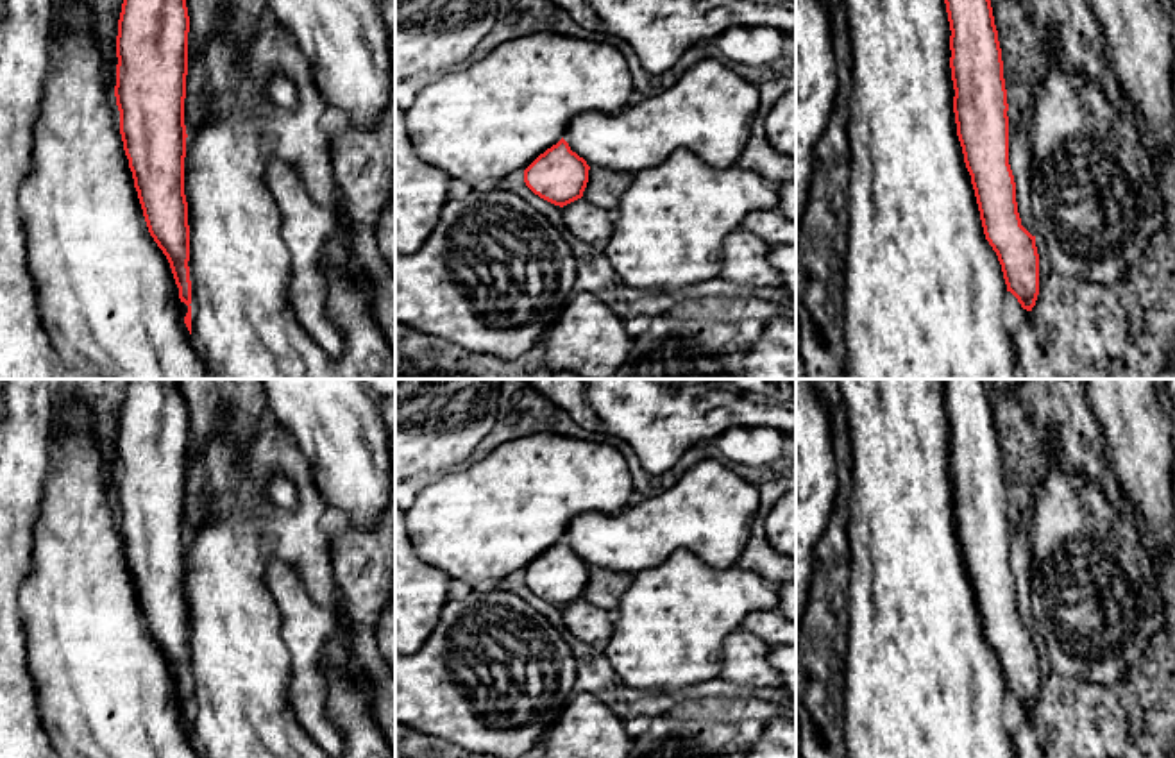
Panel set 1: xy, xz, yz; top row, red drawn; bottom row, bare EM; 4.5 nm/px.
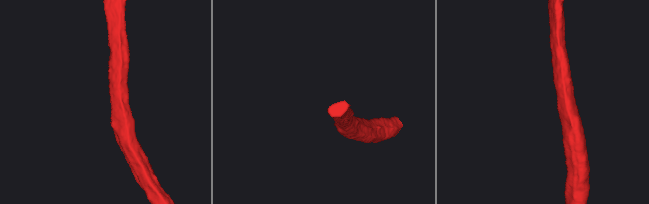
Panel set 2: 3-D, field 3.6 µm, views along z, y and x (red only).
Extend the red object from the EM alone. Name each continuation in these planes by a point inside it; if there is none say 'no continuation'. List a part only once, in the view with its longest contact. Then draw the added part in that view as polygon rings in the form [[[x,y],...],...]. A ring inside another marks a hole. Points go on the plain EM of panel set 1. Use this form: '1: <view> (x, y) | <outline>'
1: yz (921, 682) | [[[837,379],[853,449],[848,499],[850,636],[844,738],[848,758],[1014,758],[1003,726],[1007,685],[984,635],[953,513],[944,379]]]

